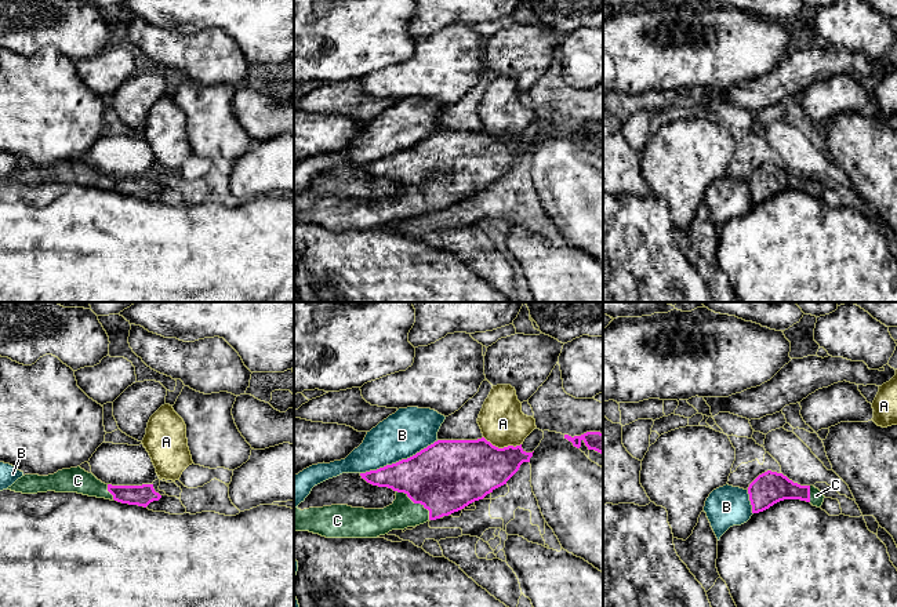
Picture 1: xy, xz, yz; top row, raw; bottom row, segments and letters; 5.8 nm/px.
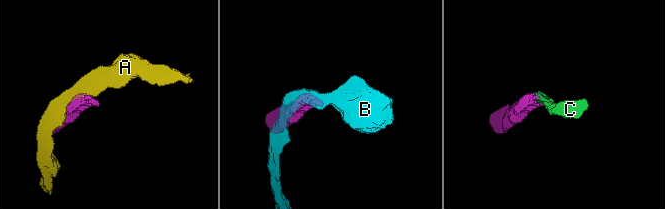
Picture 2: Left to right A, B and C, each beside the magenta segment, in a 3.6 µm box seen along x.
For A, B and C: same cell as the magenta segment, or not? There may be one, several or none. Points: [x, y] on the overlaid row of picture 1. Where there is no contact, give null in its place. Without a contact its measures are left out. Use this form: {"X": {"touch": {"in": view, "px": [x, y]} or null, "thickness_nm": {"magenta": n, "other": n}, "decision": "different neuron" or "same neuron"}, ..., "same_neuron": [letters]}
{"A": {"touch": {"in": "xz", "px": [504, 447]}, "thickness_nm": {"magenta": 360, "other": 260}, "decision": "different neuron"}, "B": {"touch": {"in": "xz", "px": [399, 461]}, "thickness_nm": {"magenta": 380, "other": 280}, "decision": "different neuron"}, "C": {"touch": {"in": "xz", "px": [417, 502]}, "thickness_nm": {"magenta": 420, "other": 170}, "decision": "same neuron"}, "same_neuron": ["C"]}

